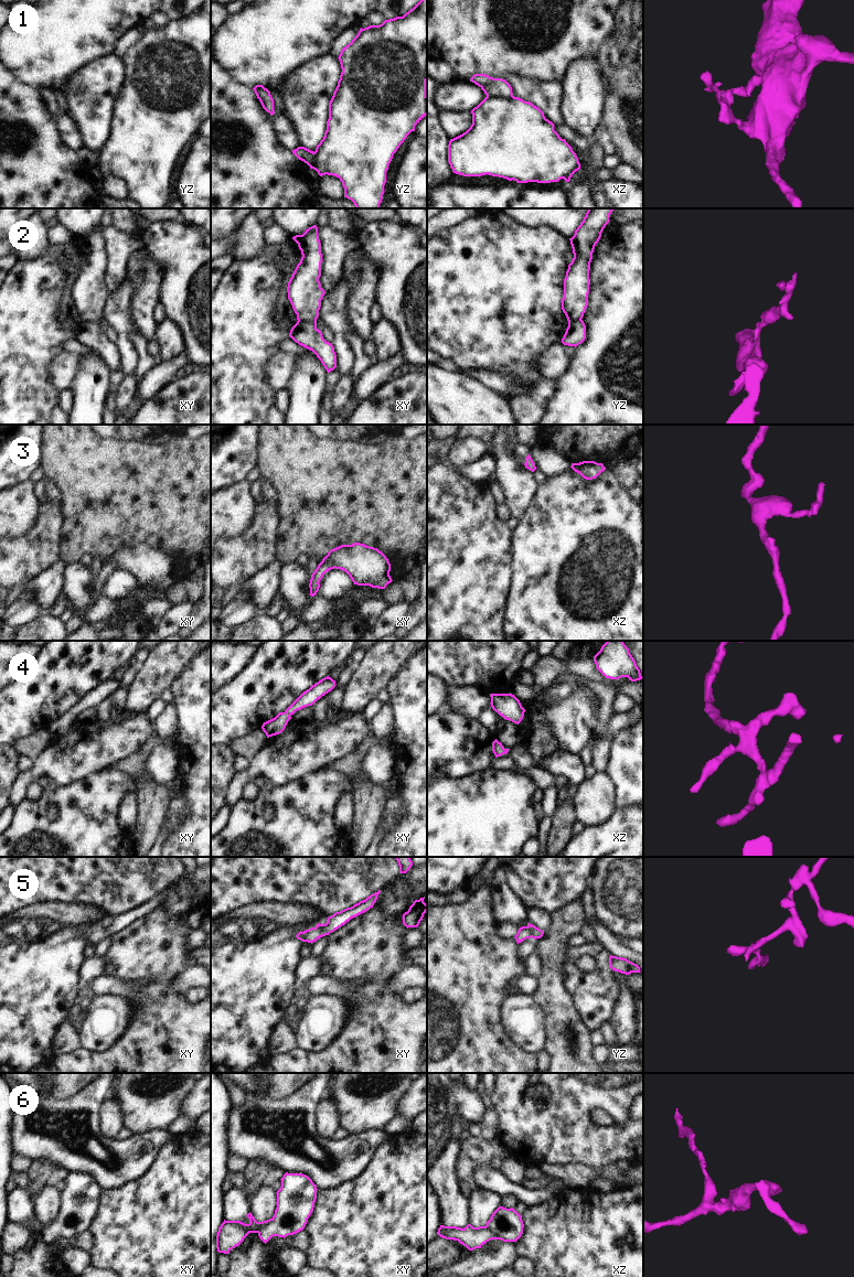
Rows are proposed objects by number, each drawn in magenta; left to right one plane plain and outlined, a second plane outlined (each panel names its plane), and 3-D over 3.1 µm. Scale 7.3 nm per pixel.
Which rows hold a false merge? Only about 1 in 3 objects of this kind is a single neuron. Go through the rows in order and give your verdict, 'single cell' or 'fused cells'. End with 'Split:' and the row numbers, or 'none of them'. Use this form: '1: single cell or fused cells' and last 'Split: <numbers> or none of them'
1: fused cells
2: fused cells
3: single cell
4: single cell
5: fused cells
6: fused cells
Split: 1, 2, 5, 6

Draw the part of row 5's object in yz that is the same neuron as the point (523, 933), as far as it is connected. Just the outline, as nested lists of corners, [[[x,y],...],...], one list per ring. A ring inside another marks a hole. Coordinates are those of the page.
[[[522,926],[519,929],[516,935],[515,935],[515,940],[519,943],[523,942],[524,940],[526,938],[531,938],[532,937],[532,934],[531,934],[531,931],[527,926]]]

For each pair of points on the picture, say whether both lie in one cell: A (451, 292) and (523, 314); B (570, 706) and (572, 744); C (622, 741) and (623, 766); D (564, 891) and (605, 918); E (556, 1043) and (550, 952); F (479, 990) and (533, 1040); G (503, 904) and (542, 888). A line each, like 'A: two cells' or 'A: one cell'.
A: one cell
B: one cell
C: one cell
D: two cells
E: one cell
F: two cells
G: two cells

